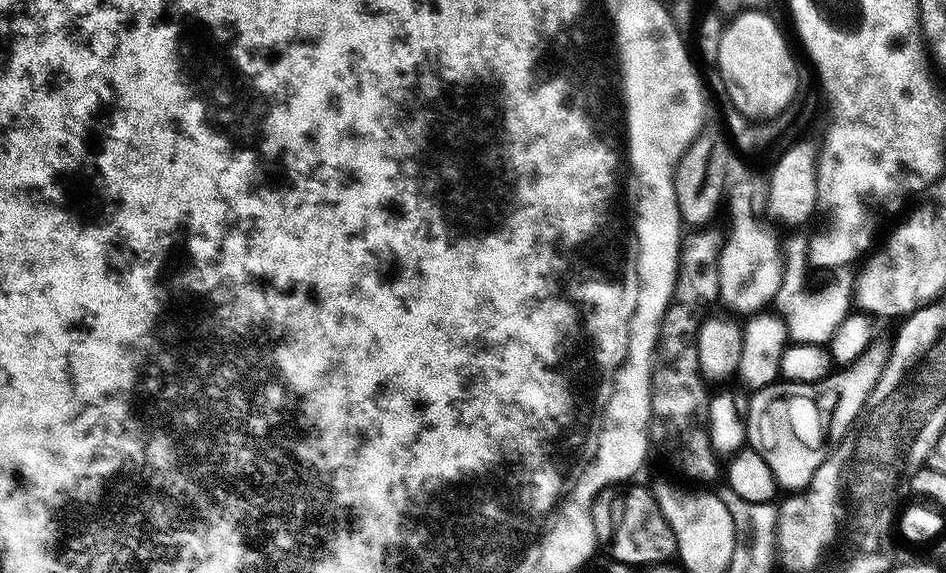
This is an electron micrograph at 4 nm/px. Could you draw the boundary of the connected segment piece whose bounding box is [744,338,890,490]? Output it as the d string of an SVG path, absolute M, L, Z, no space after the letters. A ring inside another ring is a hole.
M876 338L869 348L858 354L854 363L843 365L820 380L809 384L784 380L757 388L749 395L752 397L746 400L744 413L747 447L766 458L766 466L770 466L781 489L803 490L808 487L810 478L814 478L814 470L818 470L828 457L830 445L848 433L862 406L866 406L866 398L870 398L878 378L882 378L889 351L889 341Z

